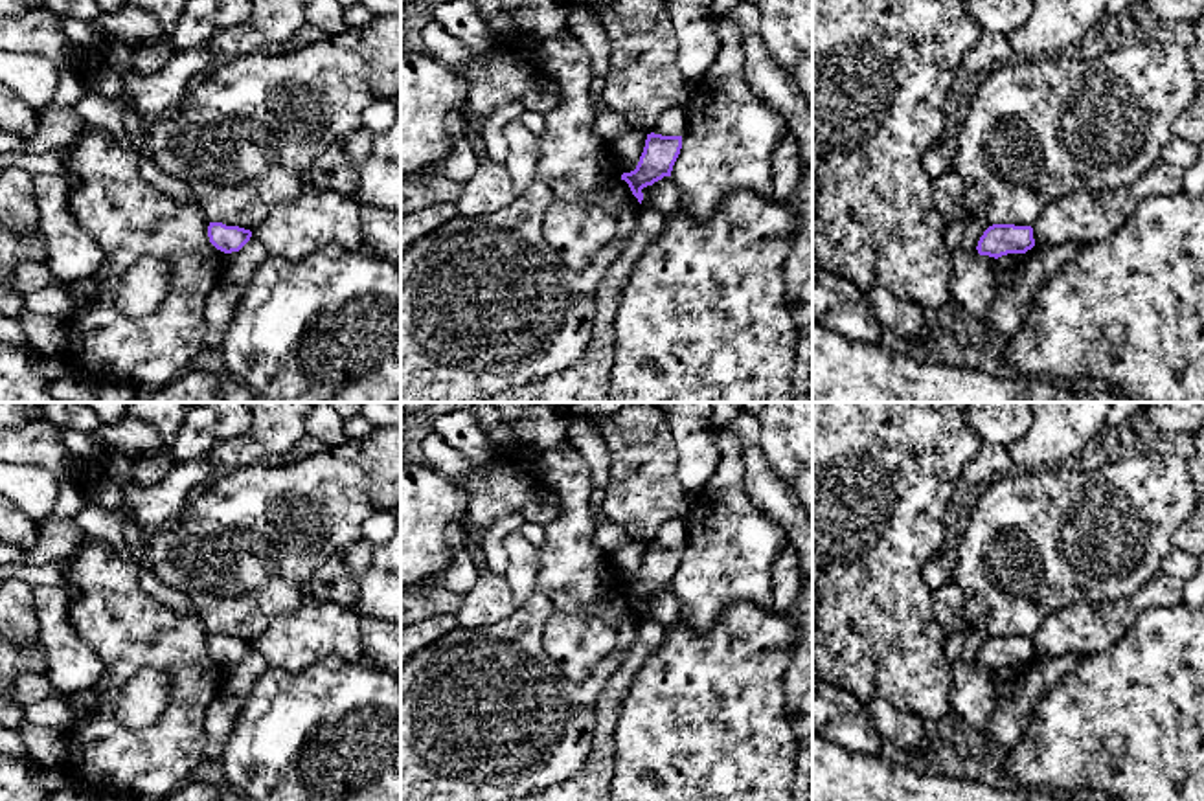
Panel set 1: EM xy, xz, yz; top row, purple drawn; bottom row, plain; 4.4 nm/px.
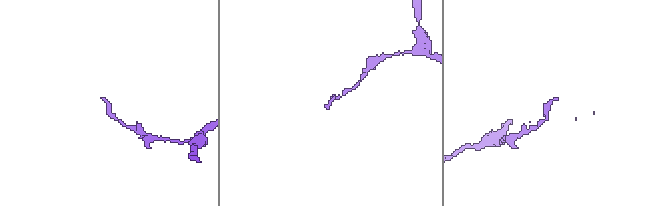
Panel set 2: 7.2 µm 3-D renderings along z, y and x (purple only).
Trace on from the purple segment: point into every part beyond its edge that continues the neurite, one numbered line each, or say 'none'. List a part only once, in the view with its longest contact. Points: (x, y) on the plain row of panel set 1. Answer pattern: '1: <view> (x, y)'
none

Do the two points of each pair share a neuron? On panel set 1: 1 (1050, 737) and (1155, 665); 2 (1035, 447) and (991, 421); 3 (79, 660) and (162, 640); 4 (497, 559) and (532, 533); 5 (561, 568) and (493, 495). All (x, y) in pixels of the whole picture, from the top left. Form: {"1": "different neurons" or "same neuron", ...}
{"1": "same neuron", "2": "different neurons", "3": "different neurons", "4": "different neurons", "5": "different neurons"}

